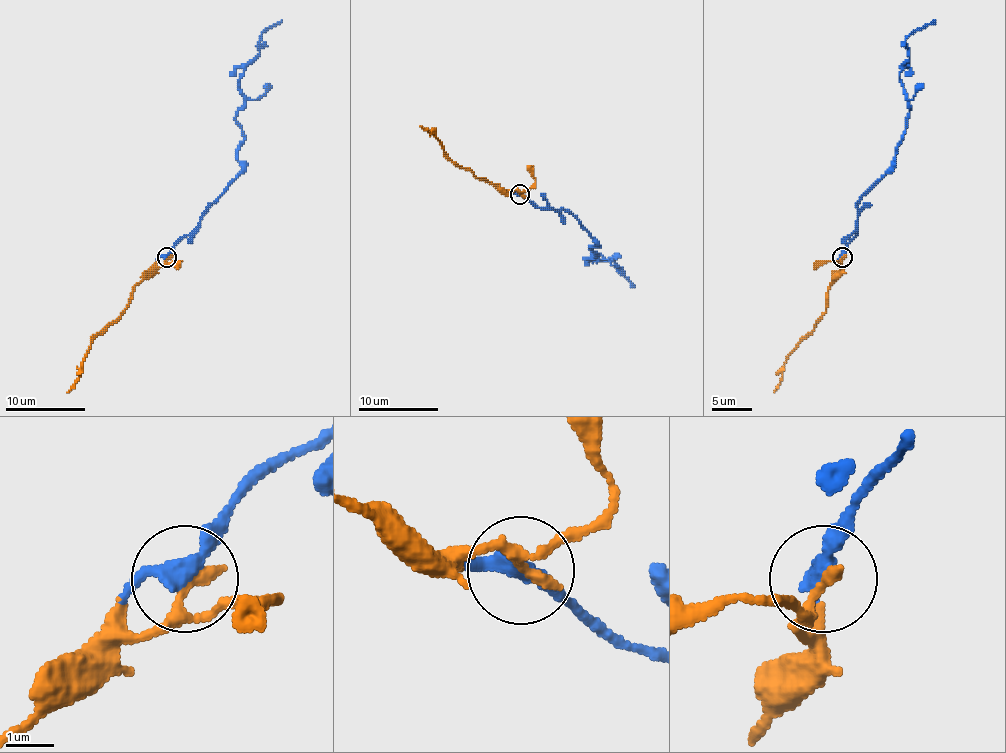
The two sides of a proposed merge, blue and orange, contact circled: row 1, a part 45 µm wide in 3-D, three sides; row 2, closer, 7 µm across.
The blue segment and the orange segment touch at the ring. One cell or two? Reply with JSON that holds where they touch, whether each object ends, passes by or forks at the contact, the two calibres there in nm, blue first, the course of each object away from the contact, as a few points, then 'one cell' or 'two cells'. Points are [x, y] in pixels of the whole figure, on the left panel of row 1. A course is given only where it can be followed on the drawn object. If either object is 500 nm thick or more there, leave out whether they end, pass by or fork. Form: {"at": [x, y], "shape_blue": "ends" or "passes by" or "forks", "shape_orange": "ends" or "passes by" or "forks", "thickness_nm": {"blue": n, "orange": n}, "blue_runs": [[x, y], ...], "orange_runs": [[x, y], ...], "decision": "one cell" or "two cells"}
{"at": [167, 257], "shape_blue": "passes by", "shape_orange": "passes by", "thickness_nm": {"blue": 320, "orange": 200}, "blue_runs": [[166, 257], [242, 169], [244, 135], [236, 119], [244, 104], [242, 74], [266, 30], [281, 20]], "orange_runs": [[166, 259], [134, 287], [128, 306], [92, 340], [79, 380], [67, 392]], "decision": "one cell"}

